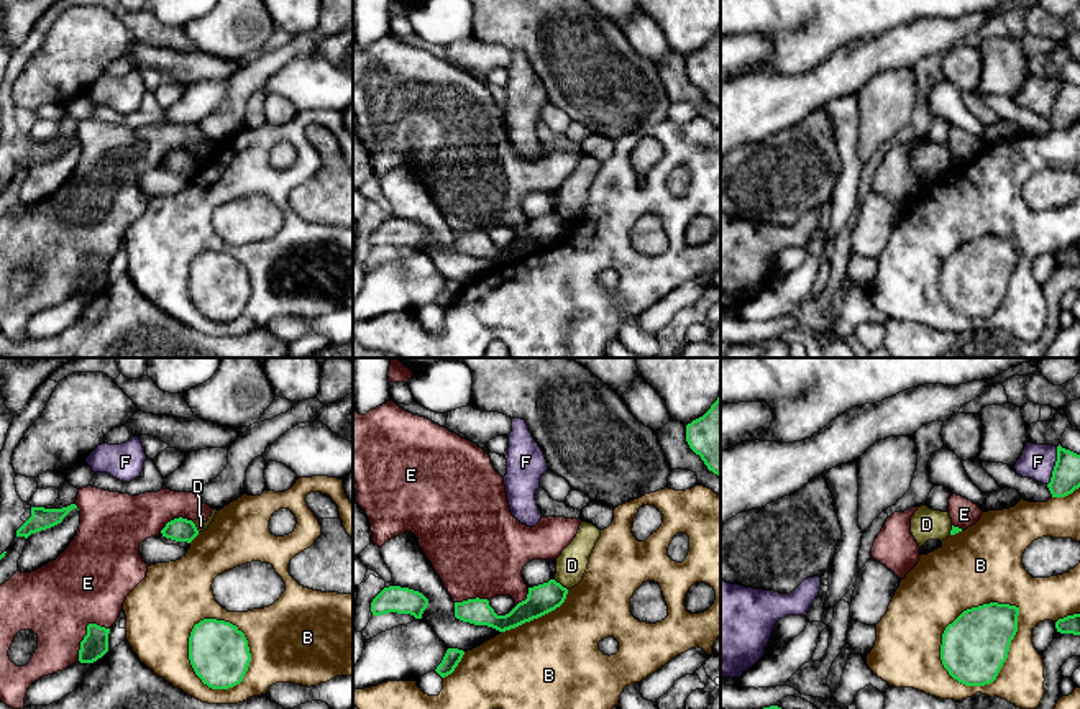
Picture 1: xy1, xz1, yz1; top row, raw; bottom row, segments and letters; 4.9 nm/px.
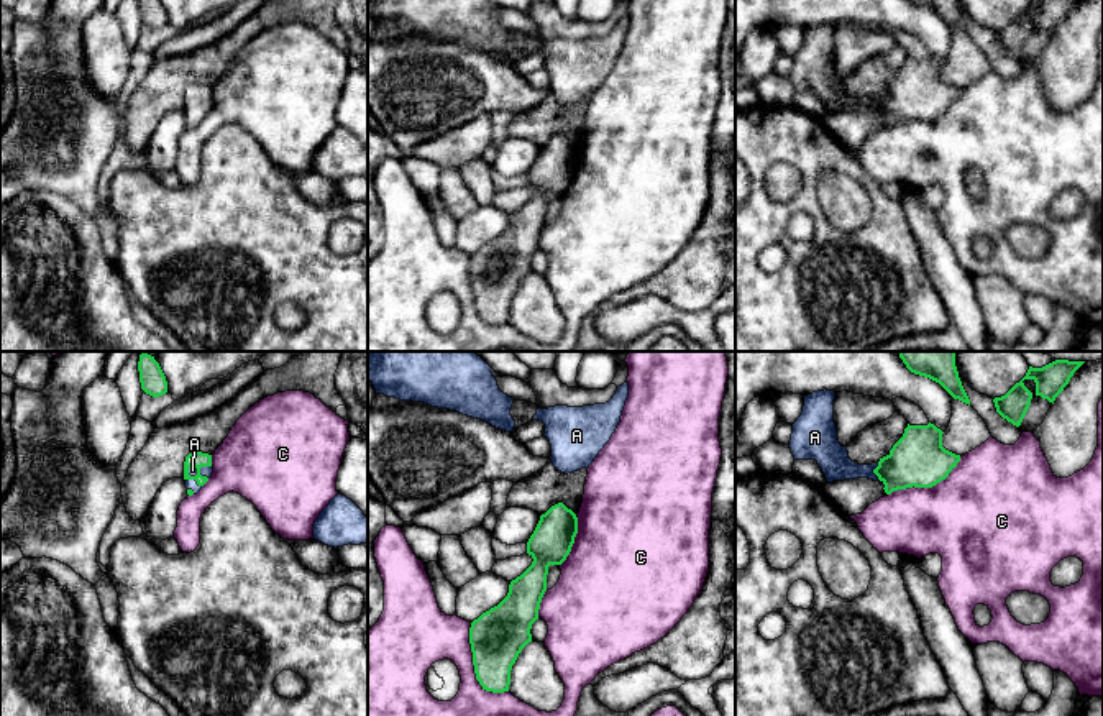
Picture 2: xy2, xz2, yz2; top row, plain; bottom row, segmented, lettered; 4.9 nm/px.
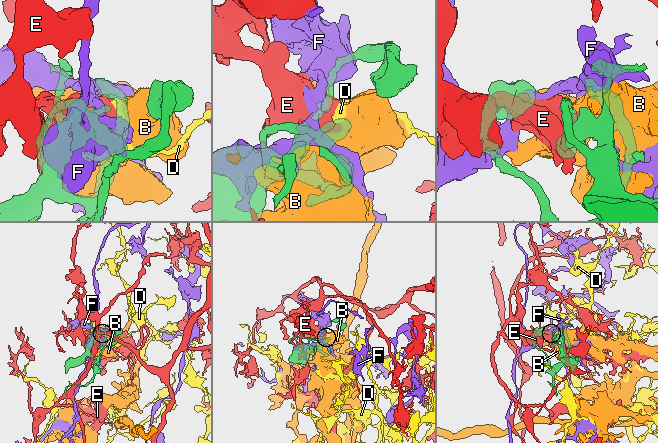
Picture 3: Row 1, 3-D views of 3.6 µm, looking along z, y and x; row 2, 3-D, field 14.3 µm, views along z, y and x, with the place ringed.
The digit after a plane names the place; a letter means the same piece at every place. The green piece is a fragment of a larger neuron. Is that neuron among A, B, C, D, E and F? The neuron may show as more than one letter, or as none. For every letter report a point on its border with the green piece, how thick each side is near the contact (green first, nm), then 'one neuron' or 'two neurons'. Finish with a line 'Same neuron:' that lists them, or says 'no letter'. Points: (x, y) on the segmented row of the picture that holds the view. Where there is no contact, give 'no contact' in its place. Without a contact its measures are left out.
A: meets green in yz2 at (875, 473); 280 nm thick on the green side, 150 nm on the other; one neuron
B: meets green in yz1 at (1002, 665); 320 nm thick on the green side, 220 nm on the other; two neurons
C: meets green in xz2 at (475, 667); 280 nm thick on the green side, 240 nm on the other; two neurons
D: meets green in xz1 at (558, 583); 140 nm thick on the green side, 150 nm on the other; two neurons
E: meets green in xy1 at (87, 632); 130 nm thick on the green side, 400 nm on the other; two neurons
F: meets green in yz1 at (1054, 466); 140 nm thick on the green side, 170 nm on the other; two neurons
Same neuron: A

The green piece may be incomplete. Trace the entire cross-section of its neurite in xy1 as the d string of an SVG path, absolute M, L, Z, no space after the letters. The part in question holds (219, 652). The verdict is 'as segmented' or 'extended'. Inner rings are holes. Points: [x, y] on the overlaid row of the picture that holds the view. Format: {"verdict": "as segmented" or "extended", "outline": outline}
{"verdict": "as segmented", "outline": "M204 619L190 632L189 660L204 684L228 689L243 681L251 653L245 634L236 625Z"}

